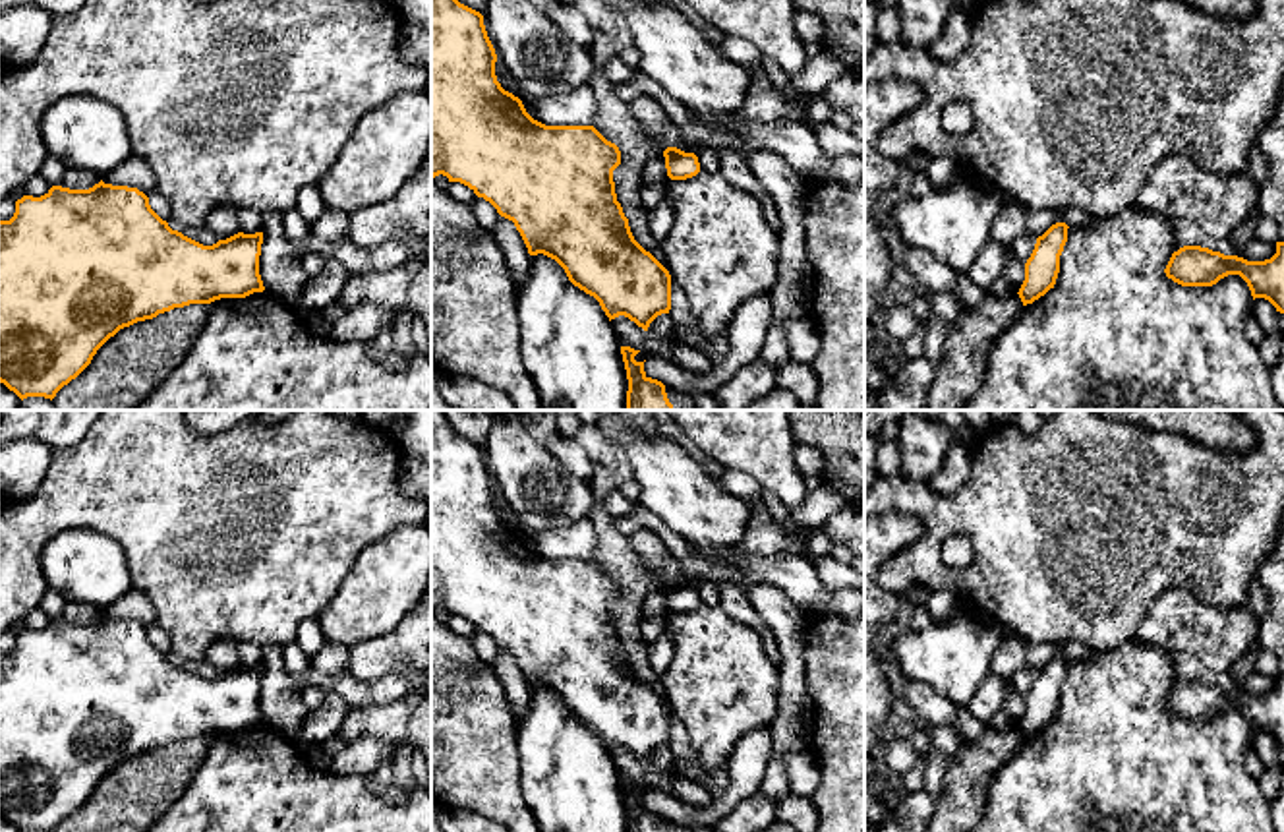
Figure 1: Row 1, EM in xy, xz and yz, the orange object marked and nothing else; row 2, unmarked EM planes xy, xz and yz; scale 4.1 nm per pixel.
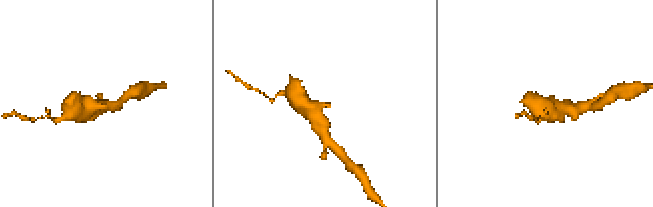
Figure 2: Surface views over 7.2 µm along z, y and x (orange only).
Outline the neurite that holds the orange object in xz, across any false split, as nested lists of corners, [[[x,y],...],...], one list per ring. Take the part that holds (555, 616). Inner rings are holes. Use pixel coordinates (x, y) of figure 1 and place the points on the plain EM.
[[[431,410],[431,613],[443,608],[468,619],[514,656],[530,689],[555,693],[574,720],[594,729],[609,755],[625,749],[648,764],[657,749],[671,743],[671,708],[634,673],[617,635],[613,604],[621,598],[619,580],[594,559],[545,559],[534,553],[522,534],[501,520],[495,495],[483,449],[460,437],[443,410]]]

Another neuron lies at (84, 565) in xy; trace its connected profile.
[[[97,530],[58,532],[43,548],[41,565],[48,588],[99,611],[133,588],[124,550]]]

